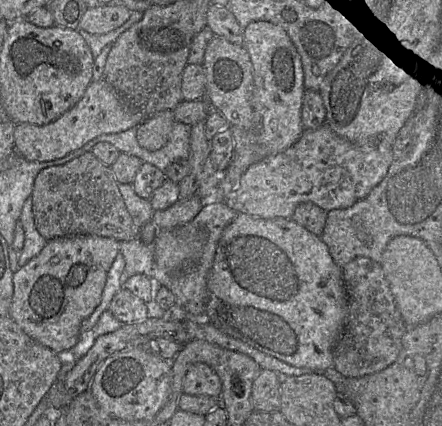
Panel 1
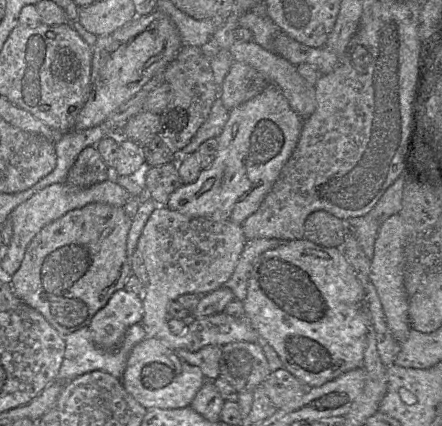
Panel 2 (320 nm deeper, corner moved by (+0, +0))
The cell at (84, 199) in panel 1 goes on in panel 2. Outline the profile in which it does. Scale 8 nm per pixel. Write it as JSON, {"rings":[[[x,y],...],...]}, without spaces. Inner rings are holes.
{"rings":[[[87,146],[70,168],[65,184],[86,189],[106,181],[113,171],[107,167],[95,146]]]}

